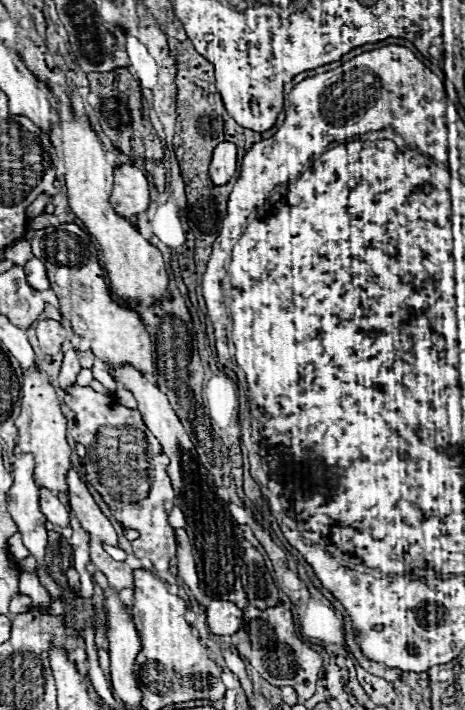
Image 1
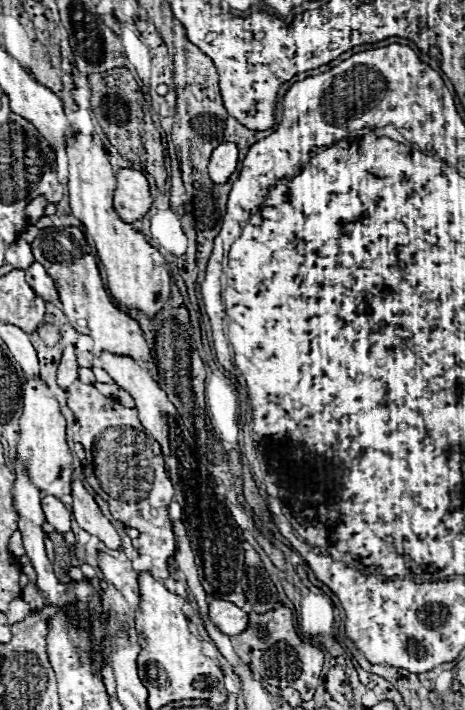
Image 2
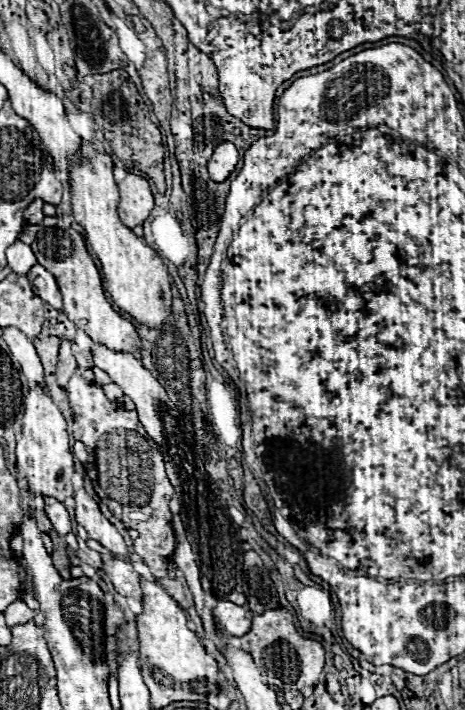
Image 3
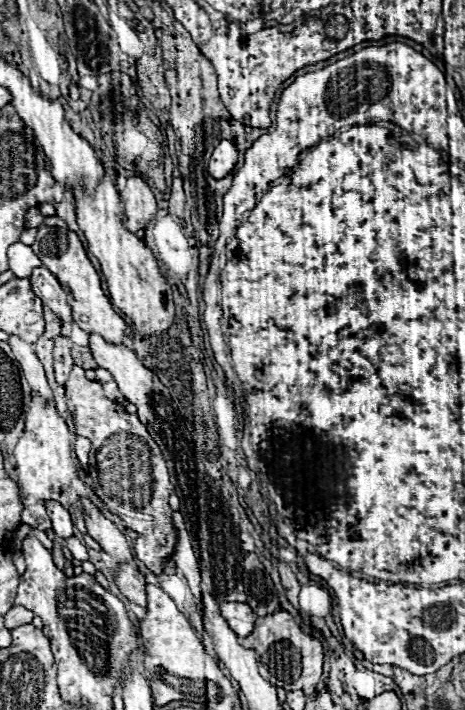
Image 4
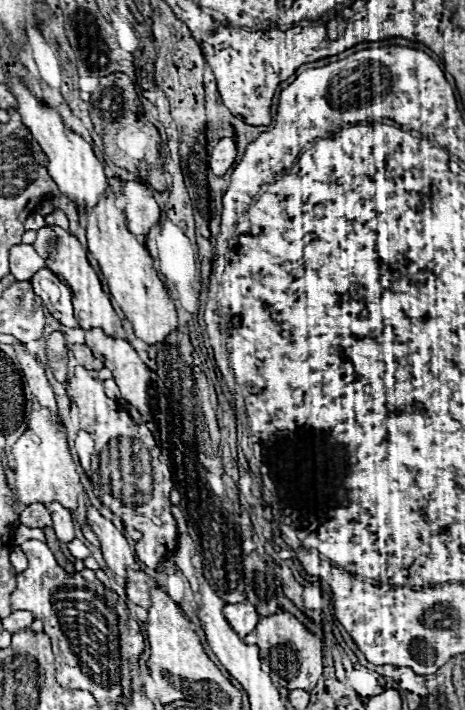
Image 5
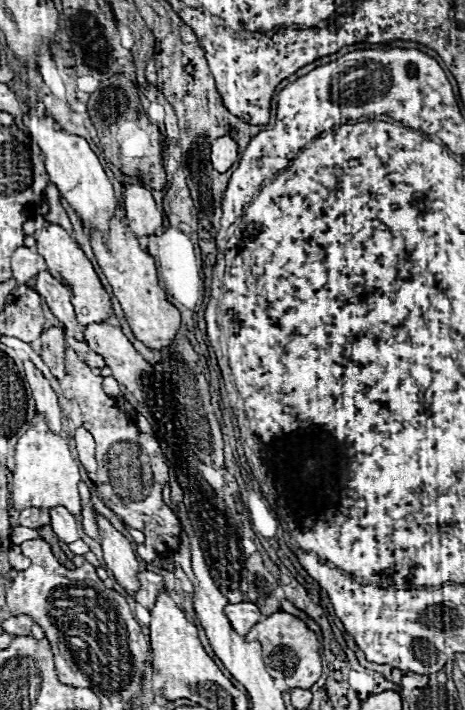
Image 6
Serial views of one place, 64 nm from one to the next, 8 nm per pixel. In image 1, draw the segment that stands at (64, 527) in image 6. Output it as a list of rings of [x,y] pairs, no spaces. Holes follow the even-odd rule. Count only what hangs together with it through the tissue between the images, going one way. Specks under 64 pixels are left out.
[[[40,488],[40,508],[44,512],[44,516],[58,528],[68,526],[68,510],[64,504],[60,504],[60,500],[56,498],[54,492]]]

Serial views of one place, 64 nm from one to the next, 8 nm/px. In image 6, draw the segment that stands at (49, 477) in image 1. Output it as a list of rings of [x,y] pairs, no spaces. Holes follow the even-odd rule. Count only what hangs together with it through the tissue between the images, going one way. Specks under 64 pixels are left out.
[[[35,402],[28,403],[27,420],[32,423],[32,428],[18,440],[16,444],[16,468],[14,468],[14,480],[12,480],[12,508],[24,510],[24,508],[54,508],[64,506],[68,512],[74,512],[74,516],[80,520],[80,496],[78,496],[78,482],[80,472],[76,466],[76,460],[72,458],[66,438],[54,436],[48,428],[46,416],[37,413]]]

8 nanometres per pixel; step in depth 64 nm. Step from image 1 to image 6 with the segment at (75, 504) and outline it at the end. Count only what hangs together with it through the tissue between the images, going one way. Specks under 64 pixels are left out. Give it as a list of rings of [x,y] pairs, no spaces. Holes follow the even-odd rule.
[[[96,514],[96,526],[102,536],[102,550],[104,550],[106,566],[112,570],[118,584],[126,592],[132,594],[140,586],[138,578],[136,578],[136,574],[140,572],[140,562],[138,562],[130,542],[126,540],[126,536],[122,536],[118,530],[114,530],[114,526],[100,514]]]

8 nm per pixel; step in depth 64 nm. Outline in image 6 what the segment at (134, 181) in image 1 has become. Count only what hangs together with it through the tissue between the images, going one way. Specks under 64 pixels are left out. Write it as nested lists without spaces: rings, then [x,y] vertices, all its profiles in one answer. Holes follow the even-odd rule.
[[[130,184],[124,190],[124,210],[128,226],[136,236],[150,236],[162,226],[162,212],[158,210],[150,190],[140,184]]]

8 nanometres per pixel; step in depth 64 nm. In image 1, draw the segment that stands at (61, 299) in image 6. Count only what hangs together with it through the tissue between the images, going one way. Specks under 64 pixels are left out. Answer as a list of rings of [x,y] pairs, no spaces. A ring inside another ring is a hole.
[[[30,258],[26,264],[24,264],[24,272],[26,272],[26,280],[32,288],[36,290],[48,290],[50,288],[50,282],[46,278],[46,268],[42,264],[42,260],[38,258]]]

